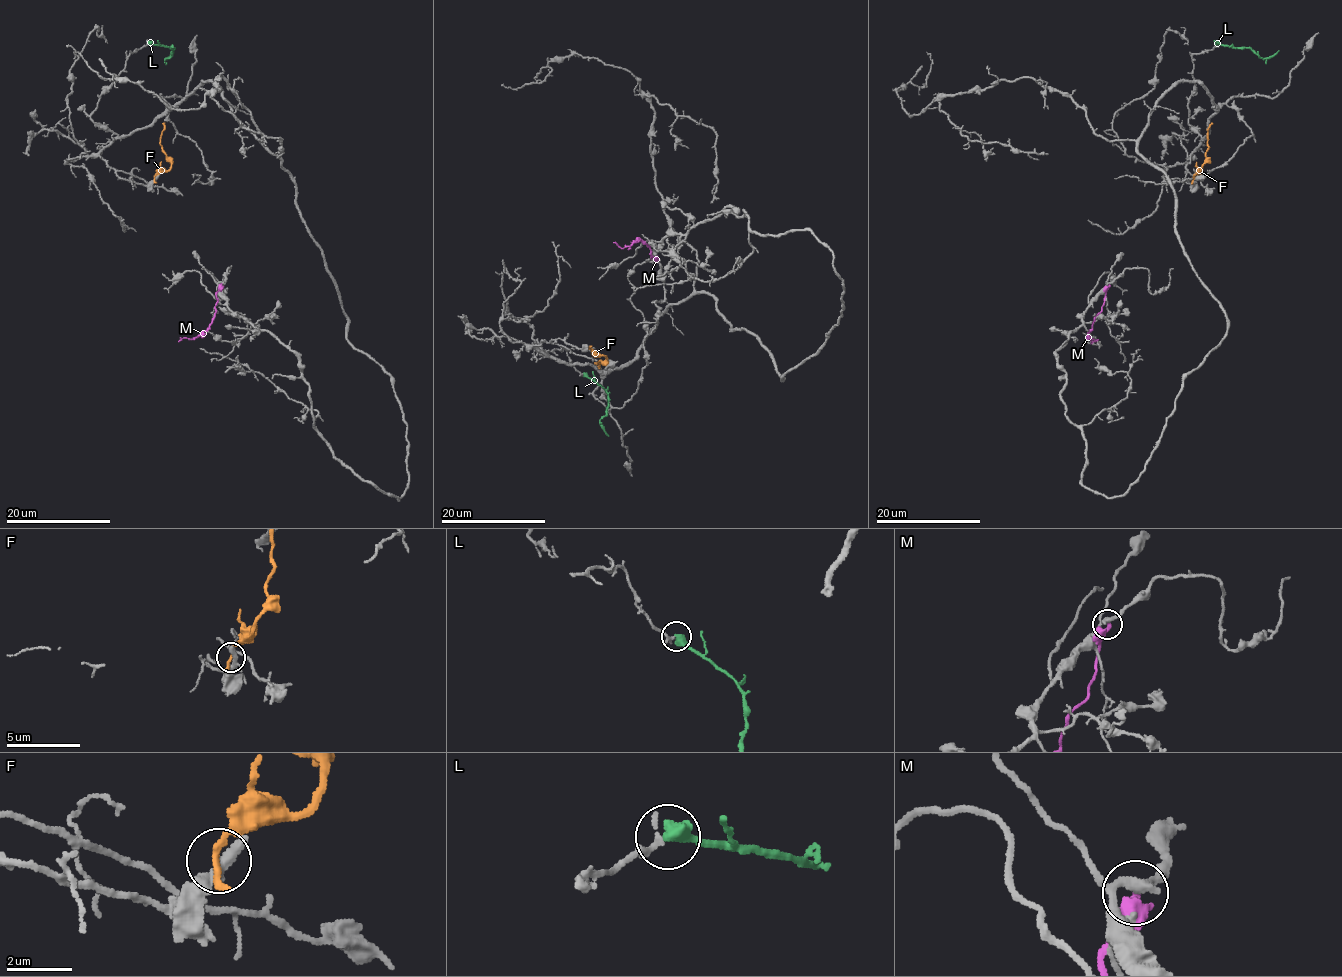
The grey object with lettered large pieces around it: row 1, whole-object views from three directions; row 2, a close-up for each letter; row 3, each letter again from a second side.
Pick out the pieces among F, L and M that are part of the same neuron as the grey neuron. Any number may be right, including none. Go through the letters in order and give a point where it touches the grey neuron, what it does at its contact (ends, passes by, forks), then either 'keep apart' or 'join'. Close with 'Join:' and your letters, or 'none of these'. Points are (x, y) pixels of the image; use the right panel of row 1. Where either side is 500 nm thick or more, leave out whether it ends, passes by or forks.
F: (1193, 179) | keep apart
L: (1216, 44) | keep apart
M: (1108, 285) | it ends | keep apart
Join: none of these

